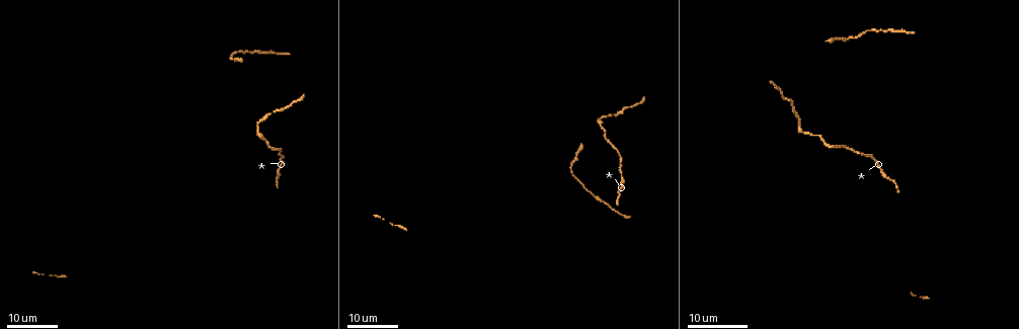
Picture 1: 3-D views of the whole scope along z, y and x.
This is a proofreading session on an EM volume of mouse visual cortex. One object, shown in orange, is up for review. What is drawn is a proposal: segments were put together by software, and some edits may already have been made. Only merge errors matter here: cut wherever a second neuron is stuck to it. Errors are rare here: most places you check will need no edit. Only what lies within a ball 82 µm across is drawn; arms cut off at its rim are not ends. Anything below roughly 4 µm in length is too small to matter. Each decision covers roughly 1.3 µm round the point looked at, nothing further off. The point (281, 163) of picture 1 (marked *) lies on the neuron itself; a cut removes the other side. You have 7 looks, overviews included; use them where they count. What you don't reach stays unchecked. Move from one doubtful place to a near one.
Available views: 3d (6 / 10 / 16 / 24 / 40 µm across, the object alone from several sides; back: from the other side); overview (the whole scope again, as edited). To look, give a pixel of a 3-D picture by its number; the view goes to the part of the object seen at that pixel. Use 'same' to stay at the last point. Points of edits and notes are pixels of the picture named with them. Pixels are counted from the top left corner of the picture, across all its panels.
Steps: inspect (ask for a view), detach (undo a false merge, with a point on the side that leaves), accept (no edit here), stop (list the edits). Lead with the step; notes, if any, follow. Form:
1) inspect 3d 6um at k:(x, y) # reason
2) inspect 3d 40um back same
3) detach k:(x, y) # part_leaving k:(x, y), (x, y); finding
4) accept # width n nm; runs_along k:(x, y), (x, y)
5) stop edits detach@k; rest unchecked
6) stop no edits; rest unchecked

inspect 3d 16um at 1:(261, 139) # sudden change in width

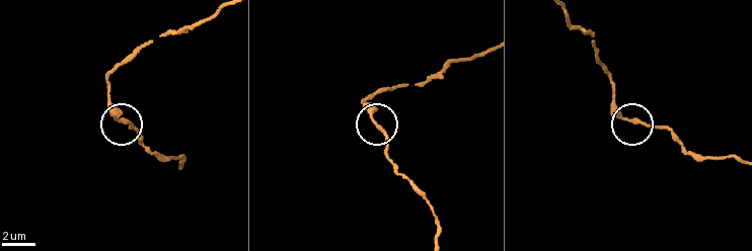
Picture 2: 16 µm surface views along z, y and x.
inspect 3d 10um at 2:(378, 126)

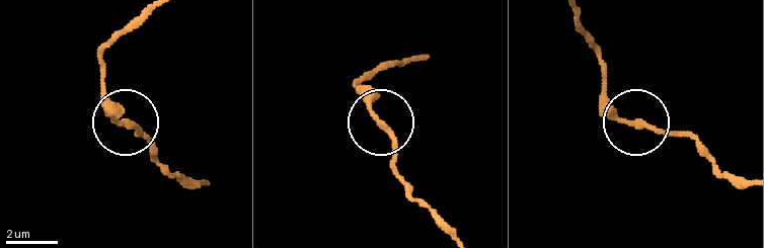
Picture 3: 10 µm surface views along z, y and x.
accept # runs_along 3:(745, 179), (724, 172), (686, 136), (620, 118), (603, 83); all the same neuron

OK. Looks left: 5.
inspect 3d 16um at 1:(846, 37) # calibre changes

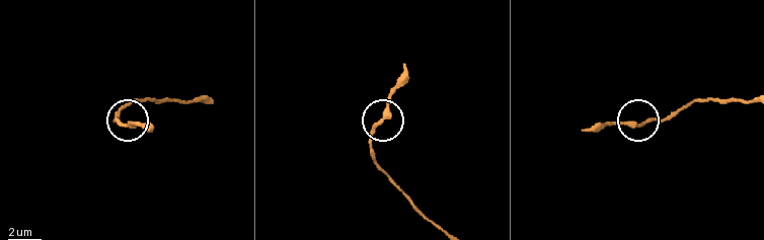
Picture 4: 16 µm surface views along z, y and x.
inspect 3d 6um at 4:(124, 123)

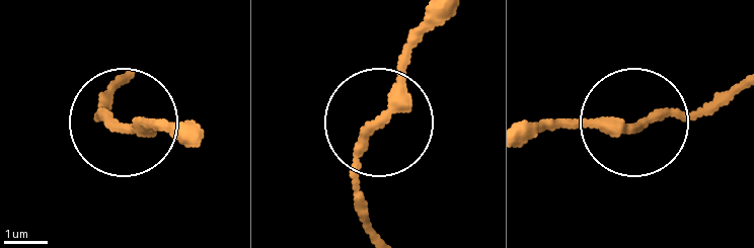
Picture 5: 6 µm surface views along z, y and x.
accept # one neuron here

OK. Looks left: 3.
inspect 3d 24um at 1:(254, 53) # calibre changes

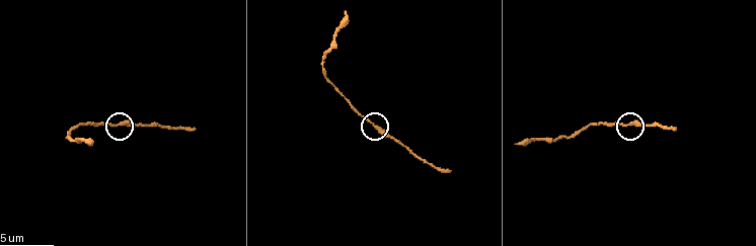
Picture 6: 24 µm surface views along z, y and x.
inspect 3d 10um at 6:(627, 124) # closer look

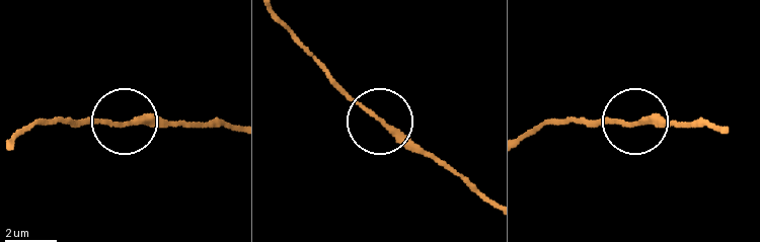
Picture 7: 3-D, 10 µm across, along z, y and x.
accept # width 190 nm; one neuron here

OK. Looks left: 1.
stop no edits; rest unchecked

